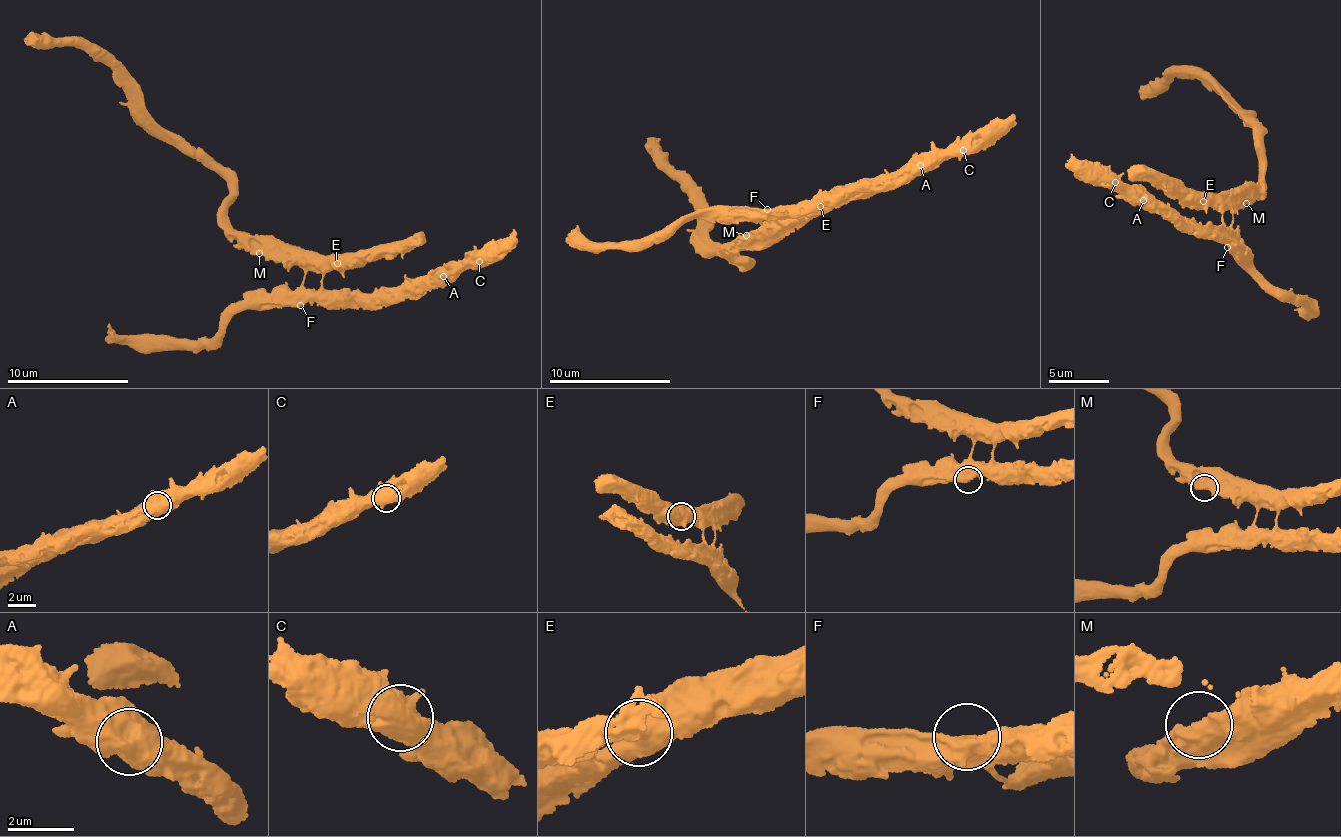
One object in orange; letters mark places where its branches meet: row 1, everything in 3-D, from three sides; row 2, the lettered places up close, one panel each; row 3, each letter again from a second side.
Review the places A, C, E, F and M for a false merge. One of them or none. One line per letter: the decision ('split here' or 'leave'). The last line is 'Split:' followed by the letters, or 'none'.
A: leave
C: leave
E: leave
F: leave
M: leave
Split: none

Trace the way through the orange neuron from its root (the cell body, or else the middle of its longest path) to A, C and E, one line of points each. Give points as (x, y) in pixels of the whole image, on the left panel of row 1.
A: (263, 236), (271, 235), (285, 242), (321, 274), (321, 286), (330, 291), (381, 291), (436, 280), (443, 275)
C: (263, 236), (285, 242), (321, 274), (321, 286), (330, 291), (364, 293), (442, 279), (479, 261)
E: (263, 236), (271, 235), (282, 243), (328, 255), (337, 263)

